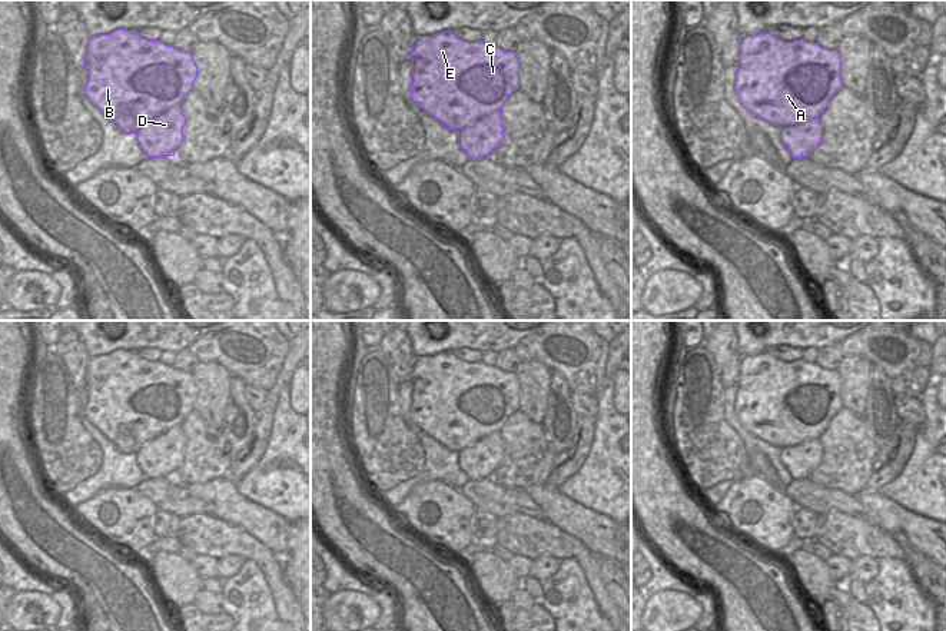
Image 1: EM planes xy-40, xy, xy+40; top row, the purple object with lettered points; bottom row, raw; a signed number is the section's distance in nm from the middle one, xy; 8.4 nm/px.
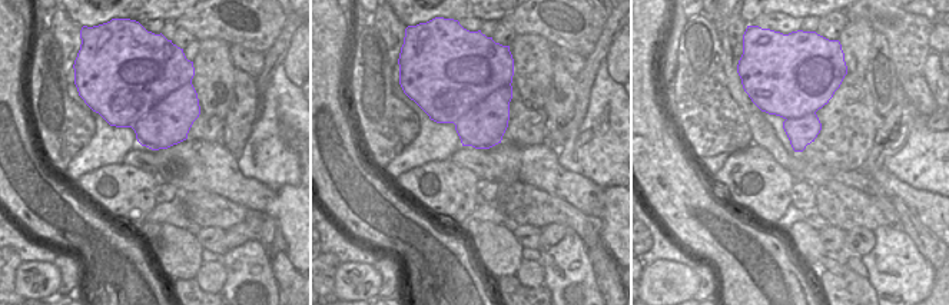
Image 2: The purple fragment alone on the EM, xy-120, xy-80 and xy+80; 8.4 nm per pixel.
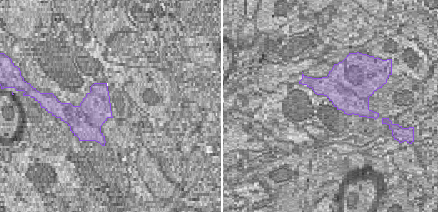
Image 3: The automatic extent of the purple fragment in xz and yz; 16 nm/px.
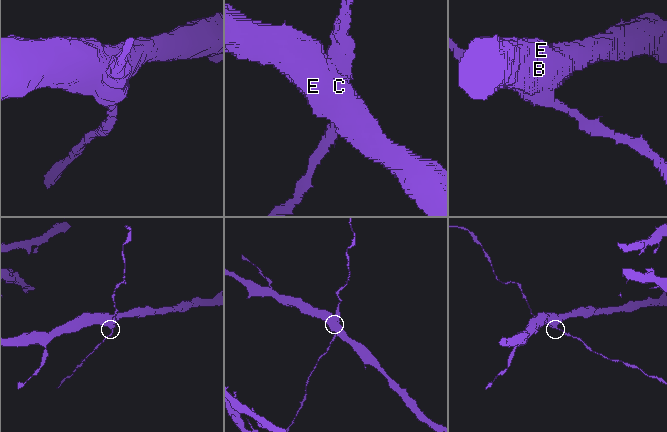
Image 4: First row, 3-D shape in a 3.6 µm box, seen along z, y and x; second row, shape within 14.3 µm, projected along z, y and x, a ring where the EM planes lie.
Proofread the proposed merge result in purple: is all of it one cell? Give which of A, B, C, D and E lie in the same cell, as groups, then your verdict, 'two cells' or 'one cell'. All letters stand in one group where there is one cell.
groups A B C E / D; two cells

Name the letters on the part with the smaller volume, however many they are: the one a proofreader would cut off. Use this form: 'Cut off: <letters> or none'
Cut off: D

